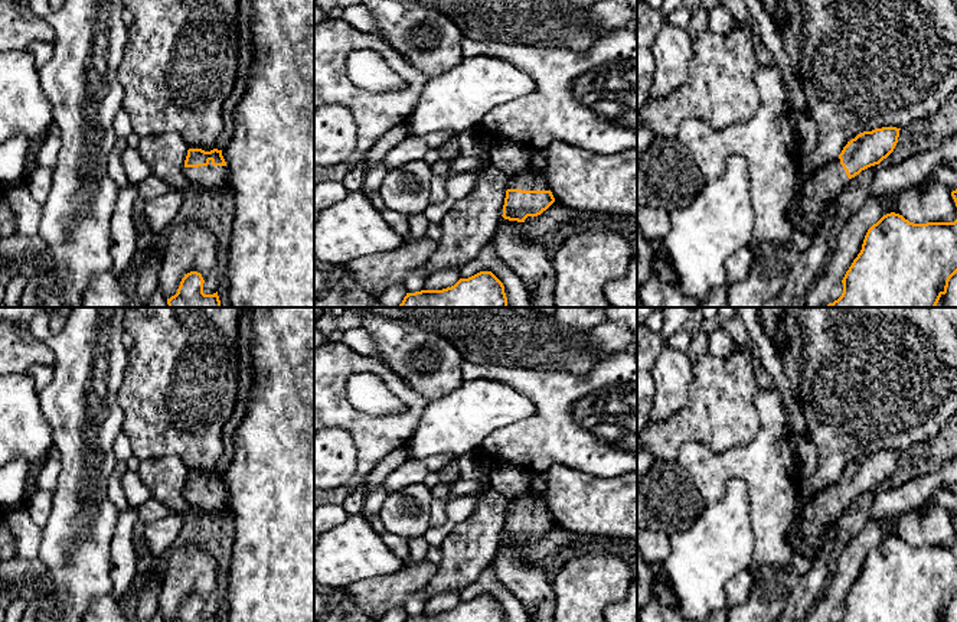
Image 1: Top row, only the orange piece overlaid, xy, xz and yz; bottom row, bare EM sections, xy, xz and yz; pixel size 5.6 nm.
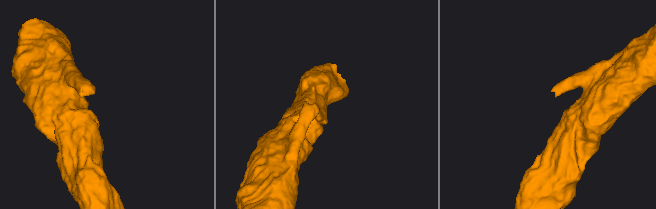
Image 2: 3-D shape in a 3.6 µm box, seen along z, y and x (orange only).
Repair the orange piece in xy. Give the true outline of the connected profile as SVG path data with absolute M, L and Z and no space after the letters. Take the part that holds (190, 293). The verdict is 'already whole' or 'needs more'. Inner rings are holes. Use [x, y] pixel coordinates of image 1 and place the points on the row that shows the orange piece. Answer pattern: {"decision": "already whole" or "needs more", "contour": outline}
{"decision": "already whole", "contour": "M197 271L184 274L177 293L167 299L169 307L222 307L218 292L203 293L203 277Z"}

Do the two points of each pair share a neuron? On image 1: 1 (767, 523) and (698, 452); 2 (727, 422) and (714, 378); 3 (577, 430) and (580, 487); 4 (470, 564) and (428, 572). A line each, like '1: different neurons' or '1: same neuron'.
1: same neuron
2: same neuron
3: different neurons
4: different neurons

